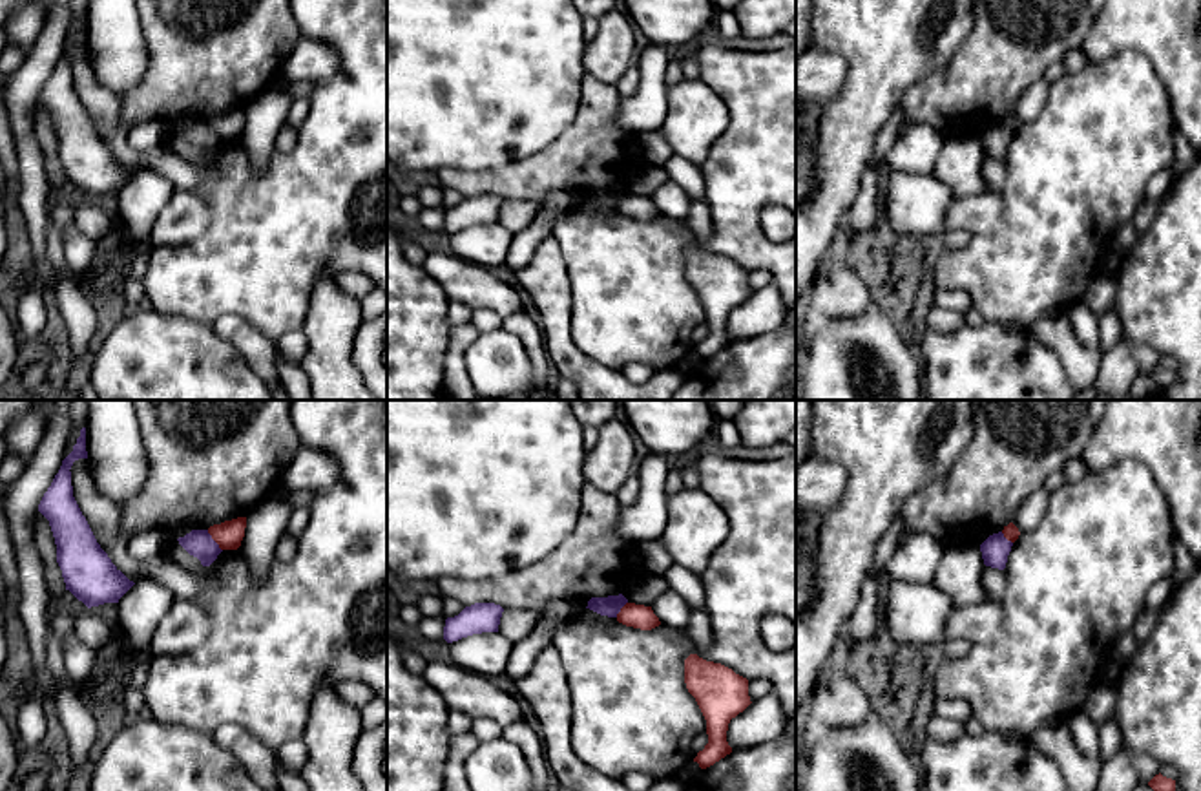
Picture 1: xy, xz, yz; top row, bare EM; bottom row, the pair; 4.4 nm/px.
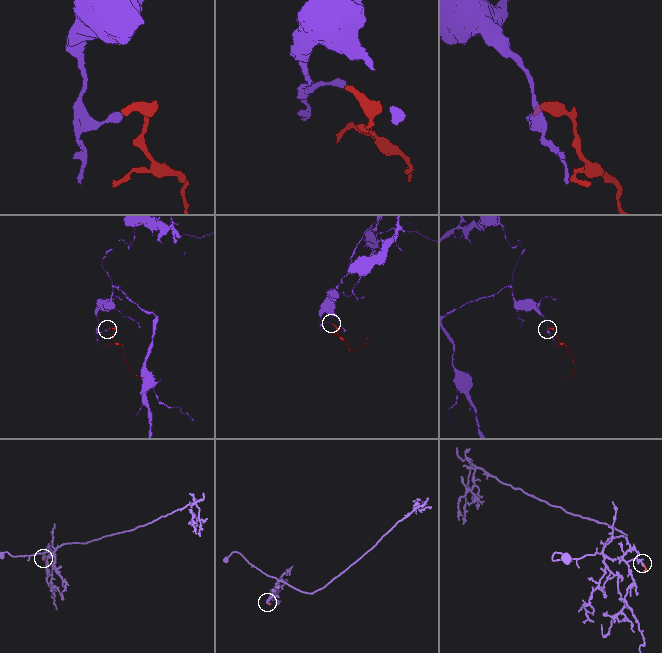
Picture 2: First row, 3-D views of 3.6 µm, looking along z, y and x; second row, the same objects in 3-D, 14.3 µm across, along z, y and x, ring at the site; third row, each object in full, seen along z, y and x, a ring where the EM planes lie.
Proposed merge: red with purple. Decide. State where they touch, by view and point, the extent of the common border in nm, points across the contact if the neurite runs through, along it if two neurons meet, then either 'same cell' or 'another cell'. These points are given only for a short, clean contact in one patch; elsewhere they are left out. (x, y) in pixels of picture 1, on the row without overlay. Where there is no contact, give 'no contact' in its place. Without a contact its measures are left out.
contact xy (214, 130); length 120 nm; border xy (207, 121), (221, 141); another cell

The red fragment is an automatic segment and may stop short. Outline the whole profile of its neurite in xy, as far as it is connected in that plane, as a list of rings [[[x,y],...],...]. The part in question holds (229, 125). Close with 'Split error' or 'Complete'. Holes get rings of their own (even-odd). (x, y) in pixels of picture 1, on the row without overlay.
[[[237,108],[208,119],[221,141],[237,141],[245,128],[246,108]]]. Complete

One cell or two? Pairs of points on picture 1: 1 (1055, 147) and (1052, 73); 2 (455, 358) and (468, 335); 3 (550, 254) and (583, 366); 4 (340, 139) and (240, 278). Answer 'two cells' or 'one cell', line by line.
1: two cells
2: one cell
3: one cell
4: one cell

